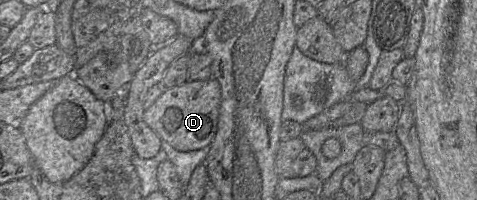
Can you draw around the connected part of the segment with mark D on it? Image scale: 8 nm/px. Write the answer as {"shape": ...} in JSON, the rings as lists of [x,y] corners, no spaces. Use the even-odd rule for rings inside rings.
{"shape":[[[211,77],[207,80],[186,81],[164,89],[161,96],[144,111],[144,122],[174,149],[182,152],[209,147],[218,125],[221,86]]]}

